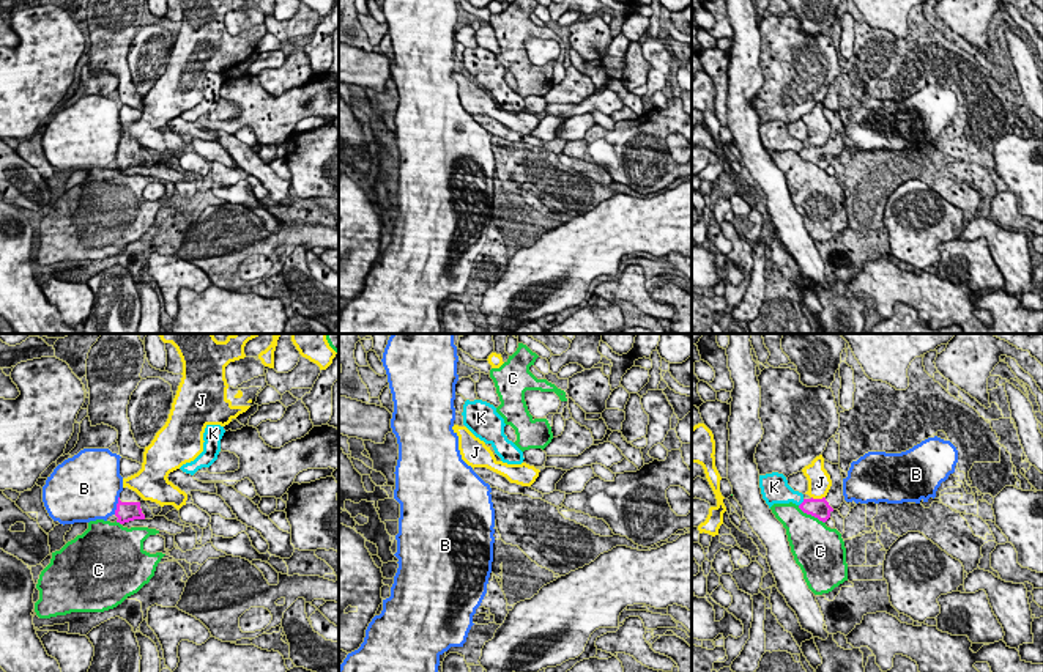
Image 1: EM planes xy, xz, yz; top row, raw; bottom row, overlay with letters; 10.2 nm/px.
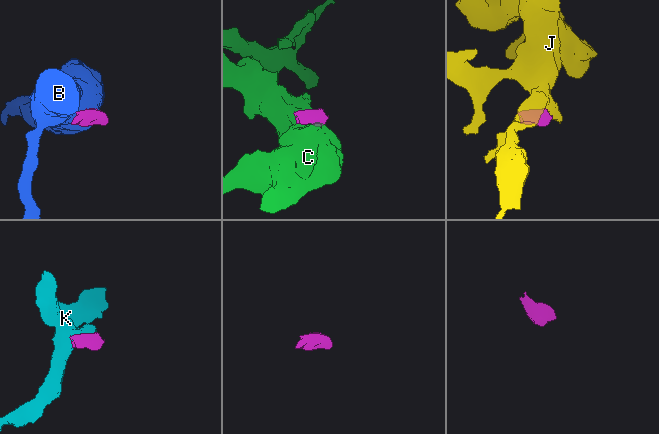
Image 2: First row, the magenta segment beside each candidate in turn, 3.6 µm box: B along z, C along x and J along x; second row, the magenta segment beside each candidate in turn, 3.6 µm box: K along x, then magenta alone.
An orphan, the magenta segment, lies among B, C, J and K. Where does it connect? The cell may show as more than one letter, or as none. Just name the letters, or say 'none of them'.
none of them

